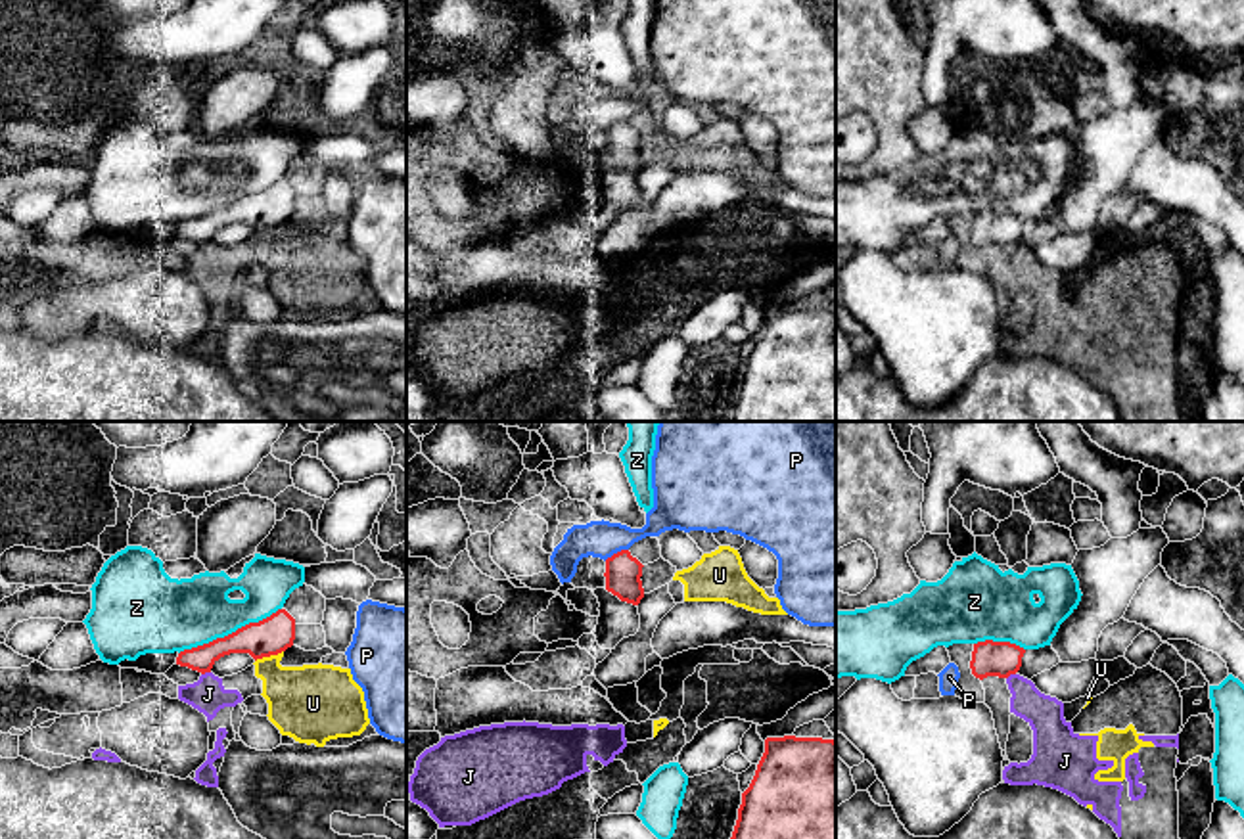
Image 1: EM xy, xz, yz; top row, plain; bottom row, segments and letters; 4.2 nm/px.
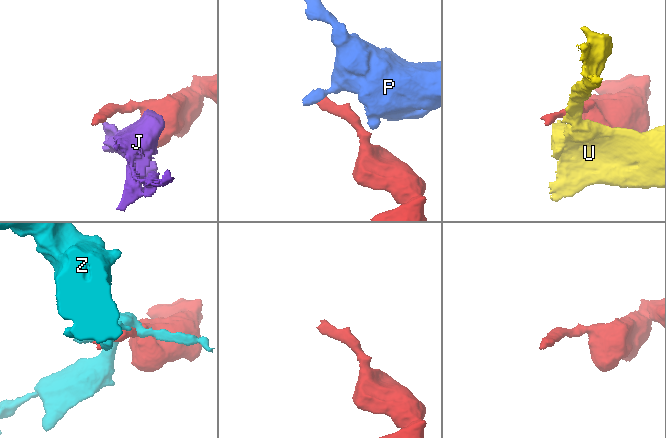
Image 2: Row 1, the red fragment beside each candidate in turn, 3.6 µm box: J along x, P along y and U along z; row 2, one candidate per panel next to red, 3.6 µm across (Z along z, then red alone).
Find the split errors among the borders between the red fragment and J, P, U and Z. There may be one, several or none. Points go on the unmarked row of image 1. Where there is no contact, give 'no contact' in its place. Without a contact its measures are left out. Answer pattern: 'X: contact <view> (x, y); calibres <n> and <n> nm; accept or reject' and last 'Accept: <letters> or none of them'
J: contact xy (206, 242); calibres 140 and 150 nm; reject
P: contact xz (616, 125); calibres 150 and 160 nm; reject
U: contact xy (269, 226); calibres 160 and 300 nm; reject
Z: contact xy (229, 205); calibres 160 and 300 nm; reject
Accept: none of them

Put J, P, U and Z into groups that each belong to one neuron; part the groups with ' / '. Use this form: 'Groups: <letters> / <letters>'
Groups: J U / P / Z

